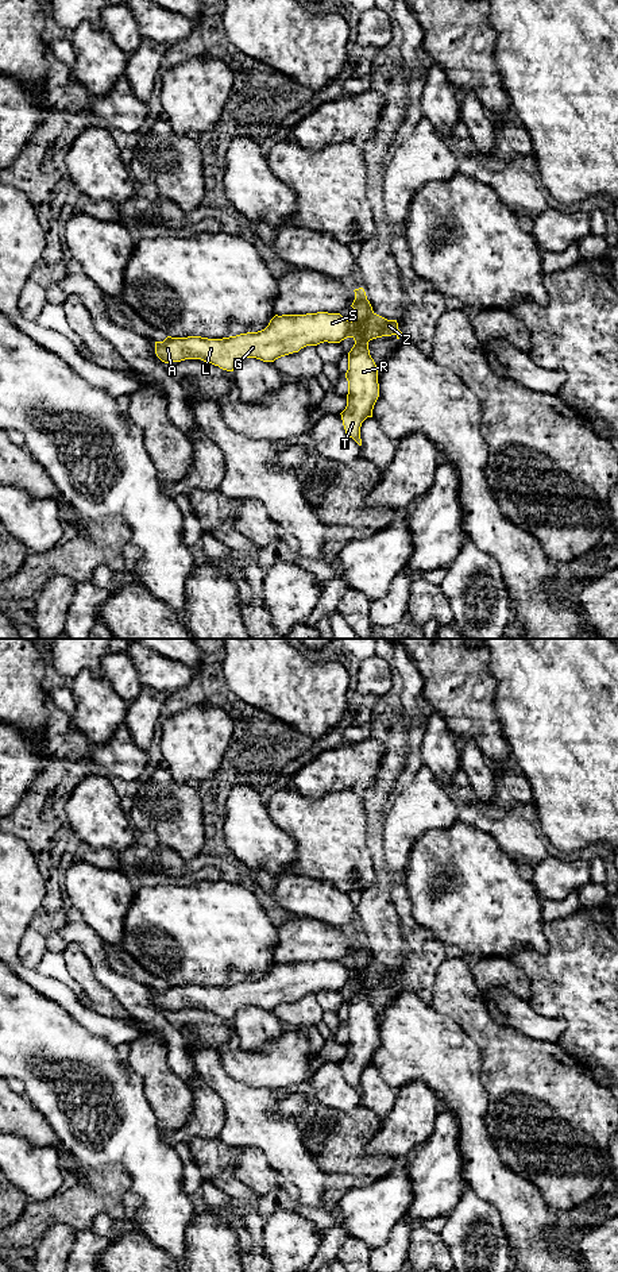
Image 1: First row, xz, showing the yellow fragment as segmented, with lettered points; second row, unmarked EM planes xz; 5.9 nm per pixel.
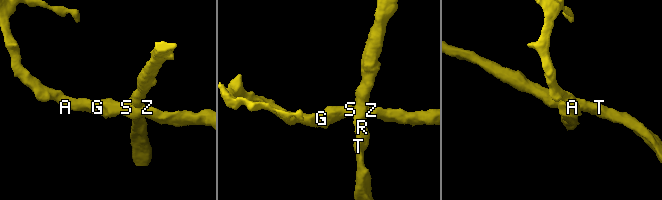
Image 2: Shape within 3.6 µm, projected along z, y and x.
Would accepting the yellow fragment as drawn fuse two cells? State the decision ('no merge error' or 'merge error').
merge error

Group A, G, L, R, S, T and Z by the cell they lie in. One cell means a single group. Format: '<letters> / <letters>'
A G L S Z / R T

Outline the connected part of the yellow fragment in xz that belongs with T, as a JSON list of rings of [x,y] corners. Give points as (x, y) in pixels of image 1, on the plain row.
[[[362,982],[356,983],[354,988],[345,1021],[348,1029],[347,1055],[340,1063],[345,1082],[362,1094],[360,1075],[367,1065],[372,1065],[372,1057],[379,1045],[379,1032],[368,988]]]

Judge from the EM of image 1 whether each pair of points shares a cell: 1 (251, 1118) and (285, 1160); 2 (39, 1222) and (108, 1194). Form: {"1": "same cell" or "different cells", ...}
{"1": "same cell", "2": "same cell"}

